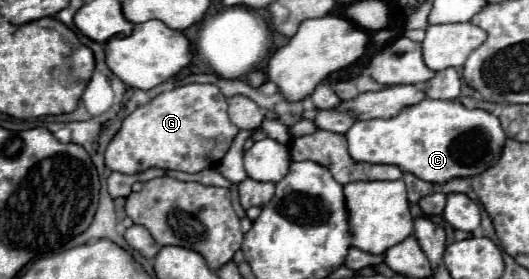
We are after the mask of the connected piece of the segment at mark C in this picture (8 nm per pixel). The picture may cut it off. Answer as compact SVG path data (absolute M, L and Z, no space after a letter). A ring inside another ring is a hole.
M432 98L404 108L398 116L388 120L358 120L346 132L346 138L350 156L356 162L396 164L402 172L410 172L434 184L482 174L498 162L506 142L506 134L494 114L480 108L468 110L458 100Z

